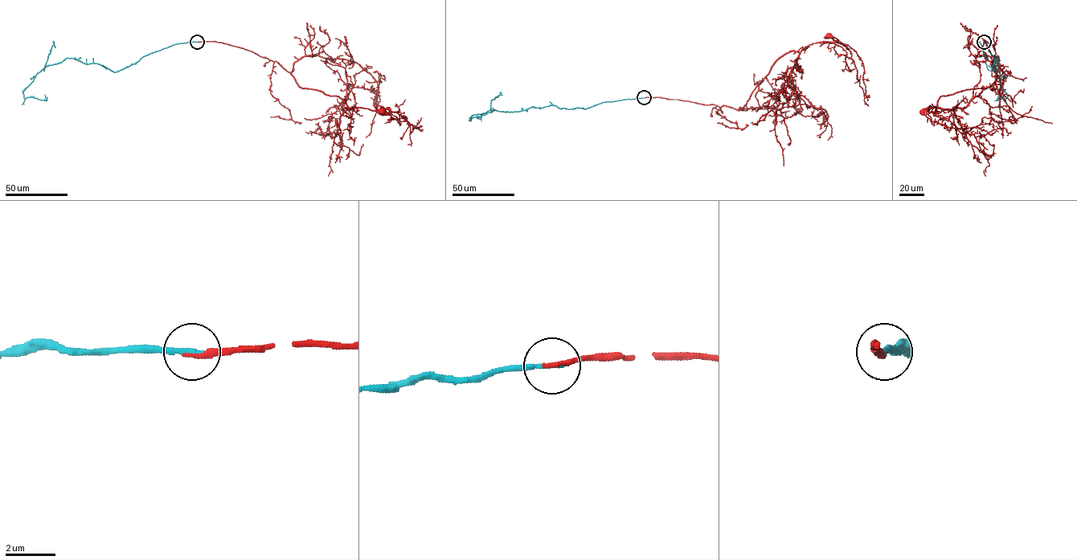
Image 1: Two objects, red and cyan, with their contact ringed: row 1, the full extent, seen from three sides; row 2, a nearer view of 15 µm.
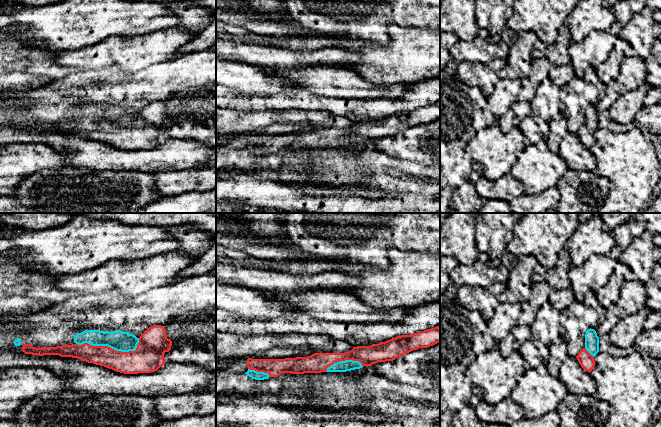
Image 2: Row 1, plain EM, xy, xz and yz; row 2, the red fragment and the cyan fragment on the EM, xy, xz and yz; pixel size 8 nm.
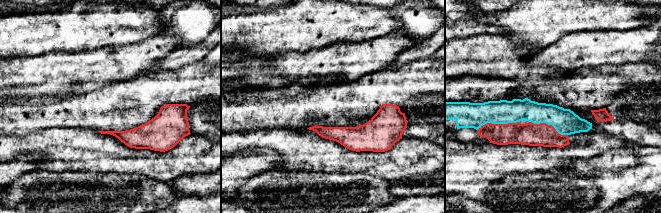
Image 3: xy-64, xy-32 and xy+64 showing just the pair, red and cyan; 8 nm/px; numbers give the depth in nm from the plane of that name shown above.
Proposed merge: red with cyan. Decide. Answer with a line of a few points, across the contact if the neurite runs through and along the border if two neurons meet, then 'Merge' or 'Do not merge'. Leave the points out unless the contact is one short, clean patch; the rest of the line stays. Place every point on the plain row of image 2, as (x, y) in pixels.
Merge

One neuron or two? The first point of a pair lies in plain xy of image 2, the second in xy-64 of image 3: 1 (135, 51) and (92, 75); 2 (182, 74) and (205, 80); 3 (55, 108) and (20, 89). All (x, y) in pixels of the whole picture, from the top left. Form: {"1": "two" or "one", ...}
{"1": "one", "2": "one", "3": "two"}

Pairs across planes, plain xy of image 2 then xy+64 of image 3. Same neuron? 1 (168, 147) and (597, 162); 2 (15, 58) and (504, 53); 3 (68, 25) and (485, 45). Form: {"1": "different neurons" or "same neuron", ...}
{"1": "same neuron", "2": "same neuron", "3": "different neurons"}

